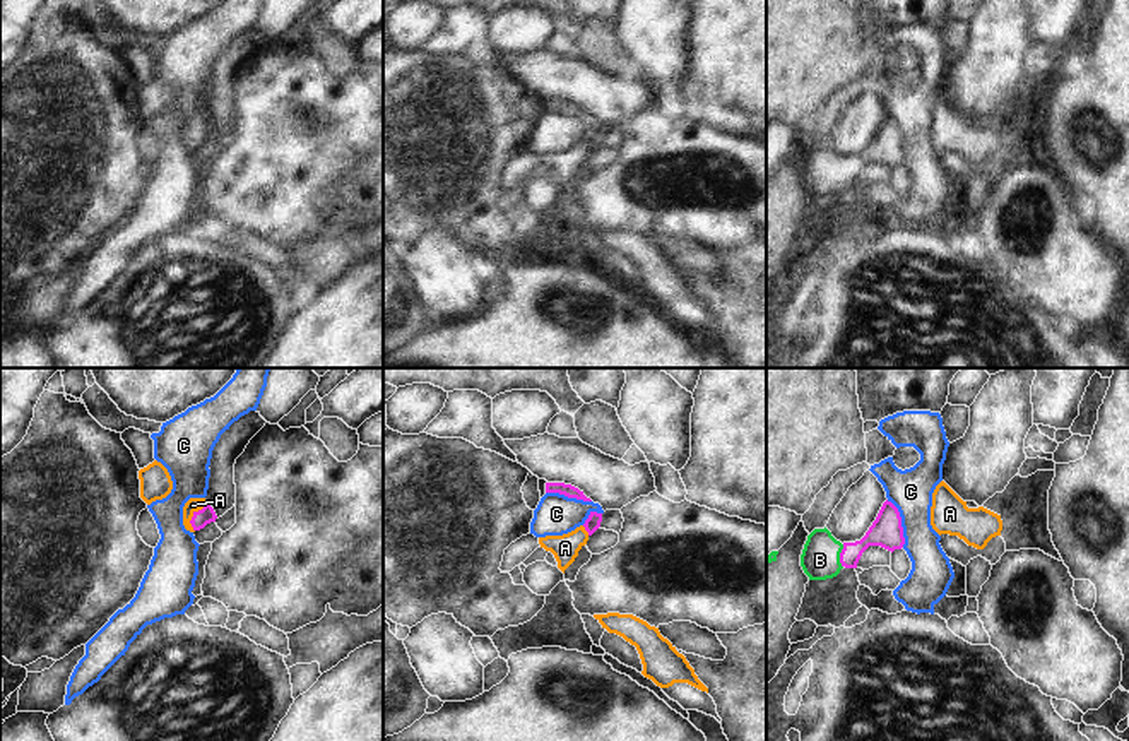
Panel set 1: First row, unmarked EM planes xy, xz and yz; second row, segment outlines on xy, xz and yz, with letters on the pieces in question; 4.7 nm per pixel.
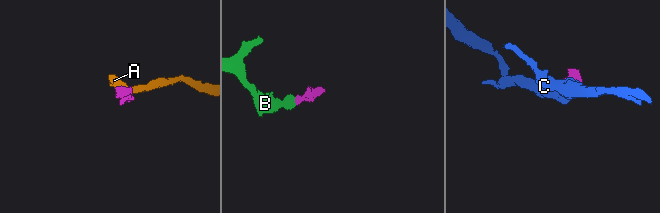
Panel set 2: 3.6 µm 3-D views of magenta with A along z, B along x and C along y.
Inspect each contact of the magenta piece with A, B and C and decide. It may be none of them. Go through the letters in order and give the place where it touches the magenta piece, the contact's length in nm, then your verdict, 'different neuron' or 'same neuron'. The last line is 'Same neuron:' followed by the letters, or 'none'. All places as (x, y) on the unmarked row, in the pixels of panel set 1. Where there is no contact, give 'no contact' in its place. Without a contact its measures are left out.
A: meets magenta in xy at (192, 134); contact 150 nm long; same neuron
B: meets magenta in yz at (840, 173); contact 110 nm long; same neuron
C: meets magenta in yz at (900, 139); contact 240 nm long; different neuron
Same neuron: A, B

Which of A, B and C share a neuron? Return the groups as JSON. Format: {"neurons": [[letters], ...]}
{"neurons": [["A", "B"], ["C"]]}

